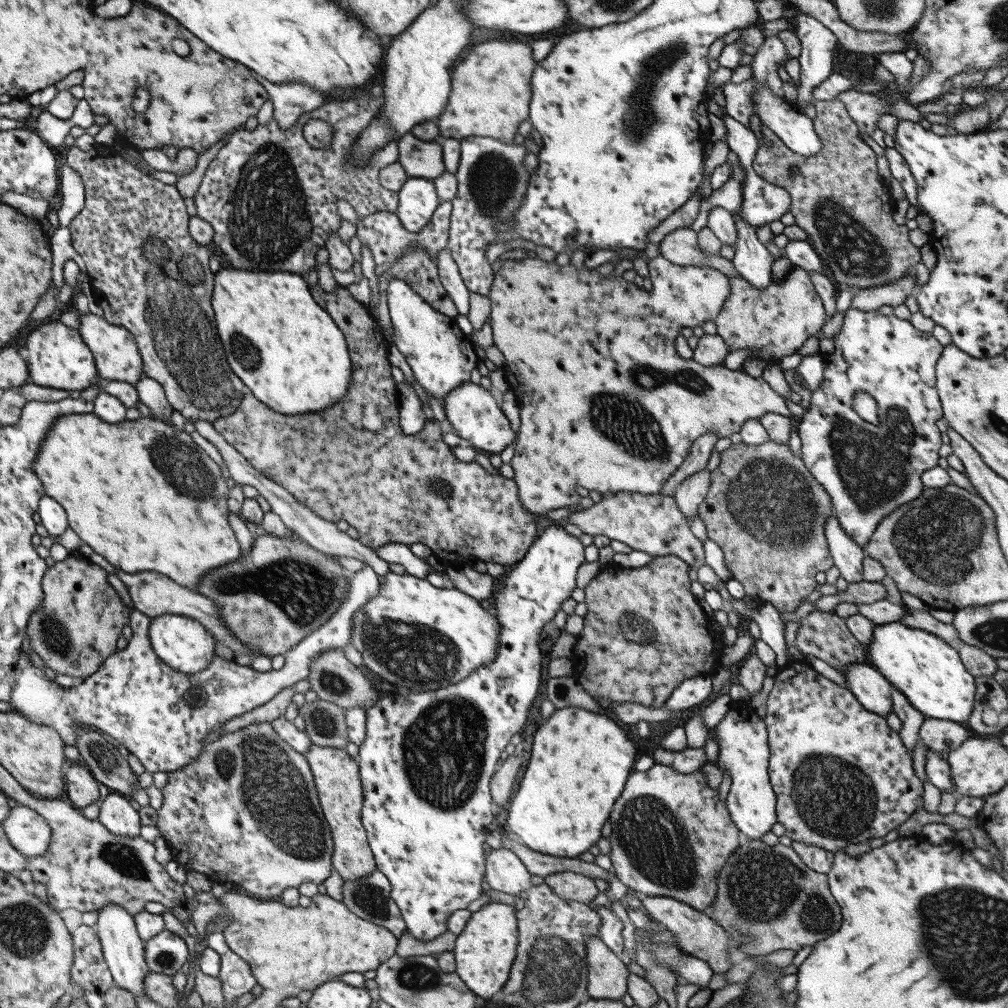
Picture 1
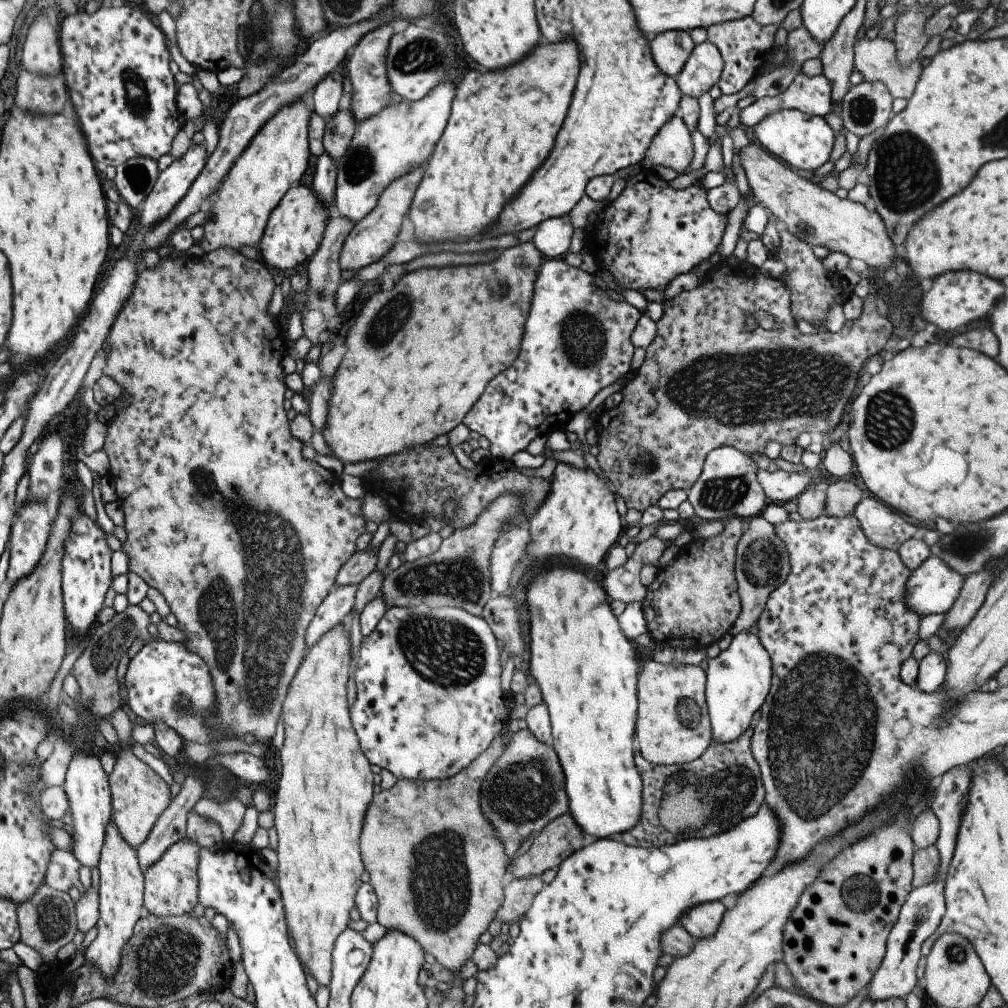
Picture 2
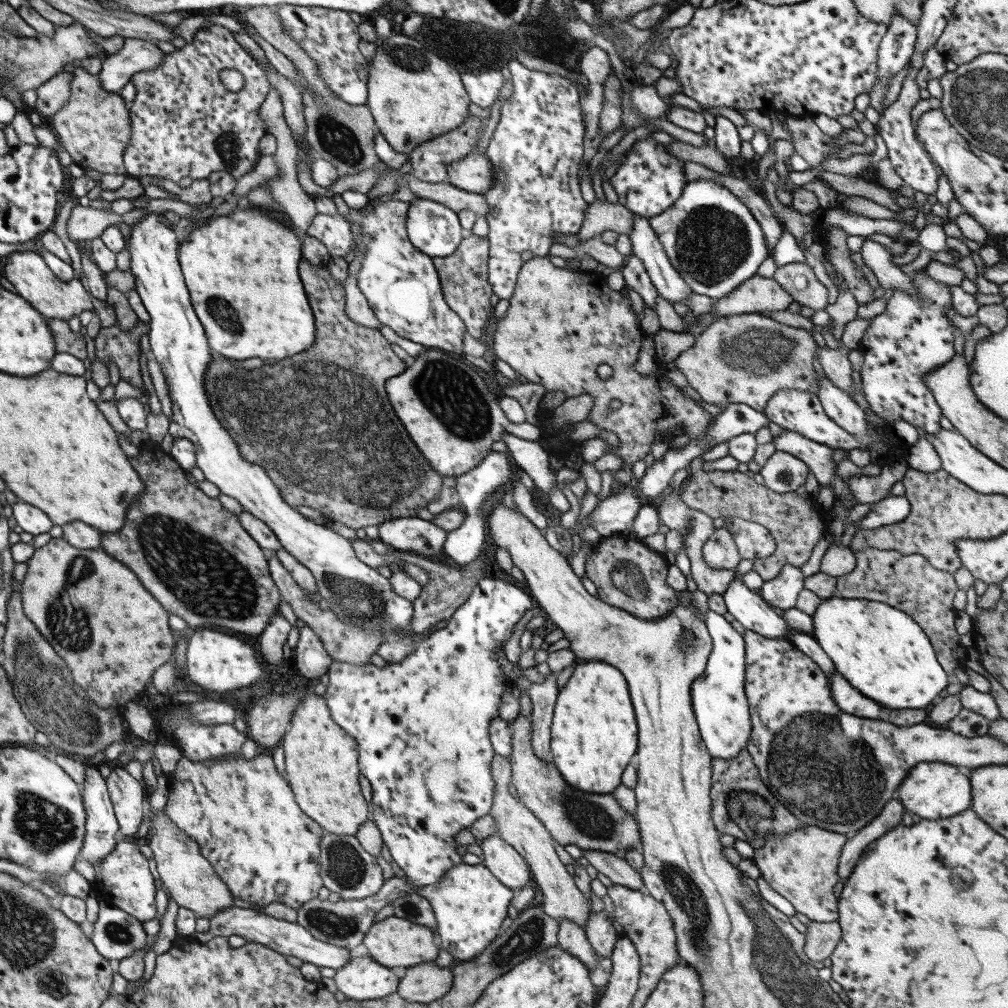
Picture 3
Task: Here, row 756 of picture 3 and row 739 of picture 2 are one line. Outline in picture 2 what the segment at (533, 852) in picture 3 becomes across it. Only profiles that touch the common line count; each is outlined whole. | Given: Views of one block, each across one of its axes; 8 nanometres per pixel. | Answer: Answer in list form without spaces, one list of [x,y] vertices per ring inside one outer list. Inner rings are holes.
[[[501,736],[493,738],[493,744],[489,744],[489,748],[485,752],[481,752],[475,760],[471,760],[461,772],[457,772],[455,776],[447,778],[447,780],[397,780],[389,790],[381,790],[379,794],[375,794],[375,800],[369,802],[365,818],[363,818],[363,826],[361,826],[361,836],[359,836],[359,852],[361,852],[361,862],[363,862],[363,870],[369,876],[369,884],[373,886],[373,892],[377,896],[377,924],[383,926],[385,930],[399,930],[401,934],[411,936],[413,940],[417,940],[417,944],[433,956],[433,960],[447,968],[449,972],[457,972],[461,970],[461,966],[467,960],[473,960],[473,952],[479,944],[479,936],[487,932],[489,924],[495,920],[495,914],[503,902],[503,886],[501,886],[501,878],[505,872],[505,866],[509,862],[509,858],[503,854],[503,846],[497,838],[497,832],[493,830],[493,826],[489,824],[489,820],[485,820],[485,816],[479,810],[479,788],[481,782],[485,778],[485,774],[489,772],[489,768],[495,764],[495,760],[503,754],[505,746],[501,742]]]

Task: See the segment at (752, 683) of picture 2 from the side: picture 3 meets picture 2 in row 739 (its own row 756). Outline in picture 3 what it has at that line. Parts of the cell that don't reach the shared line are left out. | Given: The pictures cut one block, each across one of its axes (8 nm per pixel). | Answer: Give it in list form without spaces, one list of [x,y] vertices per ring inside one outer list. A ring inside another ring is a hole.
[[[707,610],[703,616],[707,632],[713,640],[713,650],[707,660],[705,674],[693,682],[691,700],[695,722],[699,728],[699,736],[707,754],[713,760],[737,760],[741,752],[745,752],[751,736],[751,716],[749,702],[745,696],[745,640],[739,632],[731,628],[731,622],[723,620],[723,616]]]

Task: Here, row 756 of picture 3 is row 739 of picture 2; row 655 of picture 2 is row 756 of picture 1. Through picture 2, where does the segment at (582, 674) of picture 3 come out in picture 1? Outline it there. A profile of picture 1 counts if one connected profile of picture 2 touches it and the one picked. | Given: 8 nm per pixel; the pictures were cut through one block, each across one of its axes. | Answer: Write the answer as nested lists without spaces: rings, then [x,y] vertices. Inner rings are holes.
[[[583,708],[555,710],[533,734],[533,748],[519,788],[511,798],[503,830],[531,852],[561,860],[579,860],[579,856],[589,852],[591,846],[601,840],[601,826],[613,810],[613,800],[623,792],[623,784],[631,776],[637,758],[639,752],[635,742],[625,740],[625,734],[615,720],[597,716]]]

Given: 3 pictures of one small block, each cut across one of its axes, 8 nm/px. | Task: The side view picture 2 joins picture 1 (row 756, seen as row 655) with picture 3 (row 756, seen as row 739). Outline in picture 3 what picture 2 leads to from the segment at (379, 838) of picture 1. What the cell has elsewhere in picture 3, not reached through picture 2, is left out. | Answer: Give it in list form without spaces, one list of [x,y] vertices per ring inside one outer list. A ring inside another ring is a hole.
[[[483,578],[469,594],[469,598],[453,612],[453,616],[447,620],[445,628],[433,632],[431,636],[427,636],[425,640],[421,640],[417,644],[417,648],[409,654],[409,658],[401,660],[399,664],[385,664],[383,668],[373,666],[371,662],[367,664],[347,664],[347,662],[331,662],[329,672],[327,672],[327,686],[323,692],[323,700],[325,706],[329,710],[329,718],[337,724],[337,728],[341,728],[347,736],[353,738],[353,742],[357,744],[357,766],[363,778],[367,778],[369,782],[369,820],[373,820],[373,824],[377,826],[385,848],[389,850],[393,862],[407,874],[409,884],[413,888],[417,886],[427,886],[427,884],[435,884],[439,882],[445,872],[449,872],[453,866],[463,864],[463,858],[457,854],[457,844],[455,844],[455,836],[459,830],[463,828],[471,828],[481,816],[487,816],[491,812],[493,806],[493,796],[495,796],[495,782],[491,778],[491,762],[493,762],[493,746],[489,740],[489,728],[493,724],[493,720],[499,718],[499,704],[501,704],[501,696],[507,688],[511,688],[511,680],[507,680],[505,670],[499,666],[497,662],[497,650],[503,650],[505,642],[511,638],[511,632],[515,628],[515,624],[519,622],[519,618],[531,610],[531,598],[529,594],[525,594],[525,590],[517,588],[515,584],[503,582],[503,580],[495,580],[495,578]]]

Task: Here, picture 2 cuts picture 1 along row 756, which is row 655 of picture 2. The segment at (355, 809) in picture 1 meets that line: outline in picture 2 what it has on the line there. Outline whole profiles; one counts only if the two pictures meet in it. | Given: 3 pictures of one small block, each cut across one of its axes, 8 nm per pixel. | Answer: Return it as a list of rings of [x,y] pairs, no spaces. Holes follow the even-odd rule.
[[[337,624],[309,648],[297,666],[281,704],[285,740],[283,748],[279,750],[281,774],[273,800],[273,826],[277,832],[277,880],[285,912],[285,926],[295,942],[297,960],[303,964],[303,968],[307,968],[307,974],[313,976],[317,986],[323,988],[327,988],[331,980],[331,952],[335,940],[343,930],[349,928],[349,912],[355,908],[355,894],[361,886],[363,862],[359,852],[359,830],[365,808],[371,796],[375,796],[371,766],[361,754],[347,708],[349,660],[349,632],[345,630],[345,624]]]

